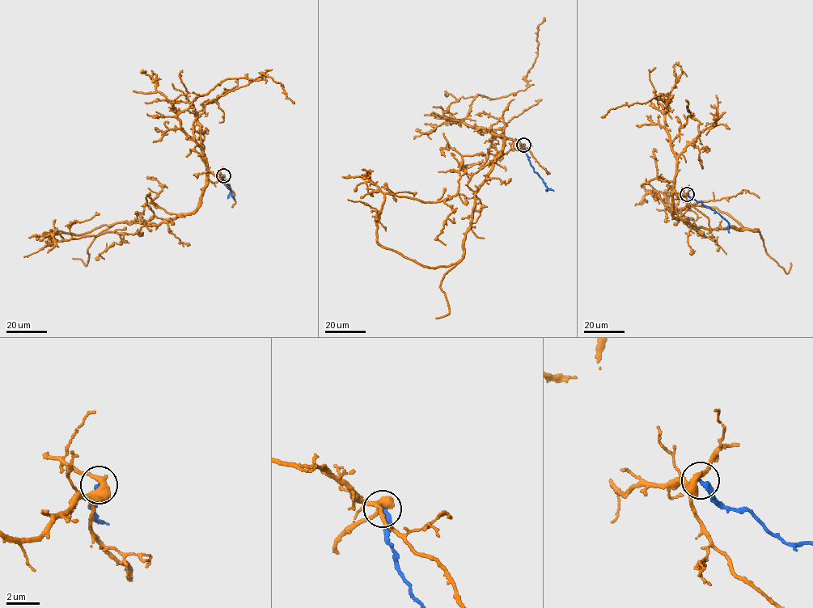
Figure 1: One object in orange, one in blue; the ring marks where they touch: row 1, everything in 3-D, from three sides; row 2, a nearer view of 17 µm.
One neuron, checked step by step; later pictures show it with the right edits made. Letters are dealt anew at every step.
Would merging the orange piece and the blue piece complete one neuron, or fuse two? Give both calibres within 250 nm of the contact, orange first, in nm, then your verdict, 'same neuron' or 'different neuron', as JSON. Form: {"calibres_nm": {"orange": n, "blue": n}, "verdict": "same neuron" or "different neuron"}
{"calibres_nm": {"orange": 440, "blue": 360}, "verdict": "different neuron"}

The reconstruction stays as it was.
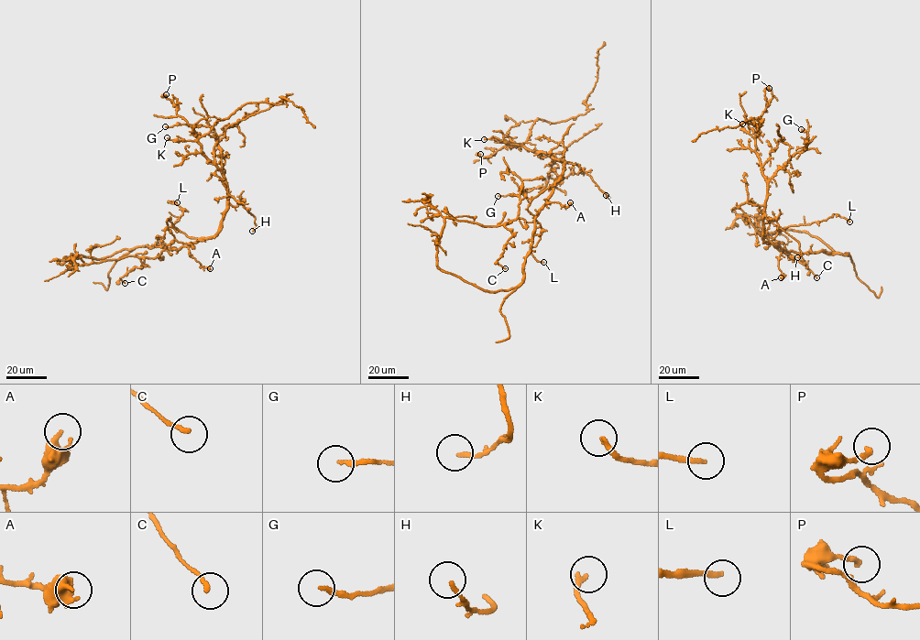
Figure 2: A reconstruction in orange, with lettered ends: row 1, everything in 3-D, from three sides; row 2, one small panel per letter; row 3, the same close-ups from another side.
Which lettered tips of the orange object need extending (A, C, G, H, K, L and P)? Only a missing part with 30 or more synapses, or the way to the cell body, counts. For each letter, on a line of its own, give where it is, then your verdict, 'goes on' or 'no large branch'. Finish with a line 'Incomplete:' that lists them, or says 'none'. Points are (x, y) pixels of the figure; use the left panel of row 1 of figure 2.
A: place (210, 268); no large branch
C: place (125, 283); no large branch
G: place (165, 126); no large branch
H: place (252, 231); no large branch
K: place (167, 137); no large branch
L: place (177, 202); no large branch
P: place (166, 94); no large branch
Incomplete: none

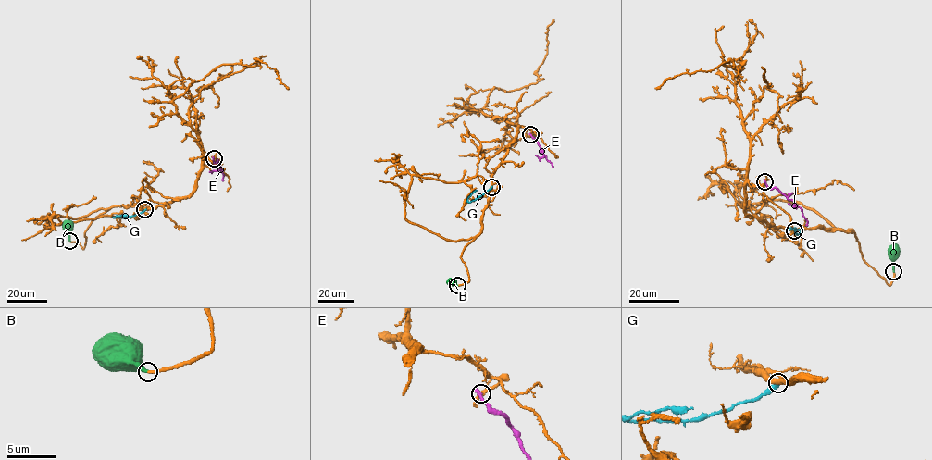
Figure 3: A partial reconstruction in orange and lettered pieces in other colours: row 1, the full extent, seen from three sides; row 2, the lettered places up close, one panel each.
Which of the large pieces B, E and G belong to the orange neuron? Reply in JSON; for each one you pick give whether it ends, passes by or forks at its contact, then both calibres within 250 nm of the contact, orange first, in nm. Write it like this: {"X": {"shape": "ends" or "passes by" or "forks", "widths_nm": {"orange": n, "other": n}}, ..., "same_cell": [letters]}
{"B": {"shape": "ends", "widths_nm": {"orange": 240, "other": 280}}, "same_cell": ["B"]}

